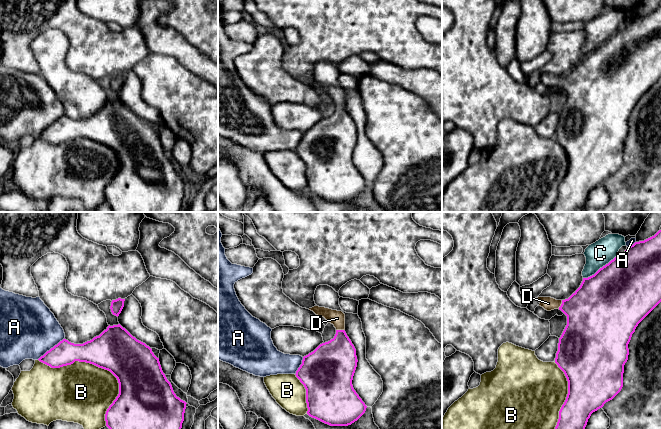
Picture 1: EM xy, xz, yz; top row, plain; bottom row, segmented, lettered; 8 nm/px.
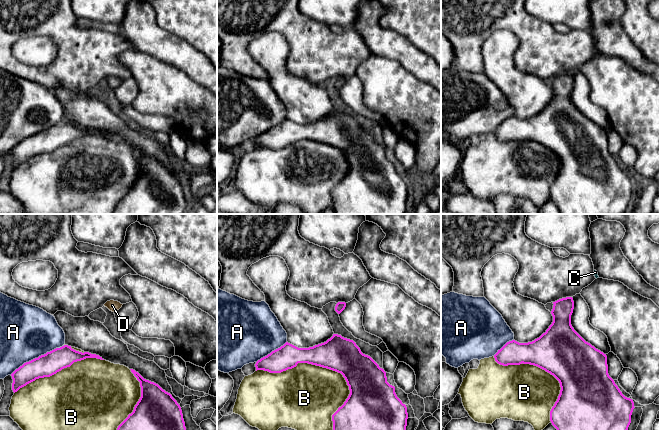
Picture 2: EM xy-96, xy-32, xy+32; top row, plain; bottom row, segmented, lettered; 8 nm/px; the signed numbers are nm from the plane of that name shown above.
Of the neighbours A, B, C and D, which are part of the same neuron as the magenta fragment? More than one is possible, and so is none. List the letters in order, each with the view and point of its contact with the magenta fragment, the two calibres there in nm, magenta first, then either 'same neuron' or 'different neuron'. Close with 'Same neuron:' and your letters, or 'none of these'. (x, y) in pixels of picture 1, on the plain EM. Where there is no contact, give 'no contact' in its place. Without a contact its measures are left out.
A: xy (51, 124) | 190/460 nm | different neuron
B: xy (101, 143) | 360/480 nm | different neuron
C: yz (600, 44) | 500/200 nm | different neuron
D: xz (340, 106) | 320/120 nm | same neuron
Same neuron: D

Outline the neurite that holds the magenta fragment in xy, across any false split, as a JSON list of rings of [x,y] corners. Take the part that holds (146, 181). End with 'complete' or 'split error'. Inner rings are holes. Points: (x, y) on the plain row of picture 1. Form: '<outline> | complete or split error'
[[[120,100],[109,101],[99,112],[83,120],[63,115],[38,136],[51,144],[71,141],[75,137],[86,138],[110,147],[117,154],[119,170],[105,190],[106,202],[112,212],[181,212],[187,179],[174,169],[152,125]]] | complete

